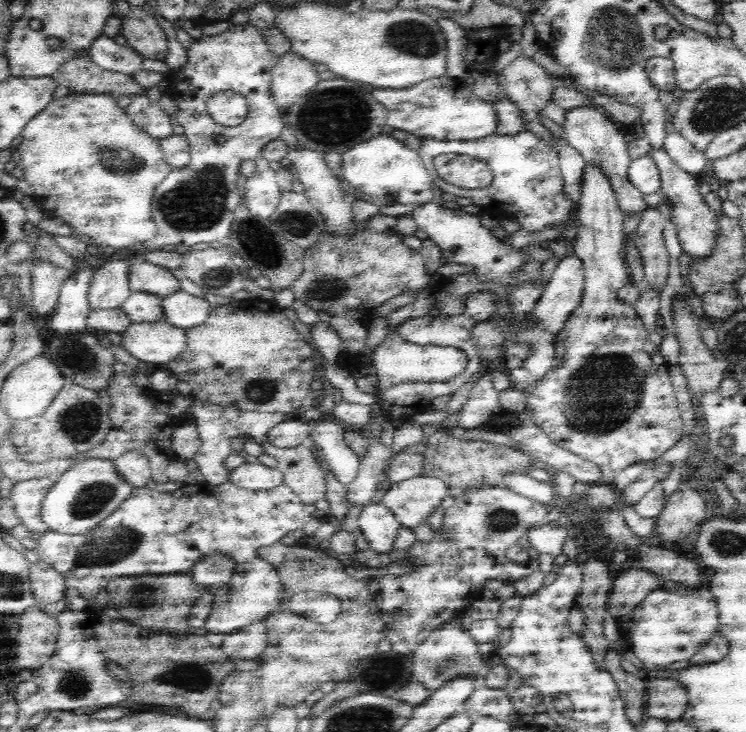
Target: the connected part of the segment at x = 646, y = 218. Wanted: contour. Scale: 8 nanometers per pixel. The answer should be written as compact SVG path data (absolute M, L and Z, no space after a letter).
M647 208L631 238L641 254L645 269L645 287L662 294L669 277L670 263L664 246L662 229L667 220L662 215L662 208Z

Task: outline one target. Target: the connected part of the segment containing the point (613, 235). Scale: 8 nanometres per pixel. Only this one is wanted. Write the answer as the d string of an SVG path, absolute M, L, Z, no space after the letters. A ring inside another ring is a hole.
M586 166L584 171L583 183L581 186L581 195L577 208L577 235L571 240L571 253L577 256L583 264L585 274L585 290L581 301L581 306L576 308L576 311L566 321L562 331L557 334L555 339L555 359L552 369L548 370L546 374L533 385L521 388L524 393L524 400L526 400L526 409L528 415L534 426L537 426L550 440L560 448L579 456L582 460L592 463L600 473L600 485L612 484L615 476L624 468L636 464L636 462L644 462L644 460L656 460L659 456L666 454L678 440L682 434L682 420L676 407L676 397L672 389L672 380L668 373L669 364L662 358L659 348L646 335L642 321L636 315L634 306L622 303L619 298L620 290L629 285L629 273L627 264L624 262L624 239L627 238L626 233L622 230L622 221L625 214L619 208L615 192L612 190L611 184L608 182L607 176L595 166Z

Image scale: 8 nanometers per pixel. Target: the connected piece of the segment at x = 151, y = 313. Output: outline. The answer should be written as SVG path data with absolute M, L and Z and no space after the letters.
M133 293L122 306L123 312L133 323L163 321L163 300L152 293Z

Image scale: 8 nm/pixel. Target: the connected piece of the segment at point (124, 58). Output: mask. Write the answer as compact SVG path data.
M104 34L98 35L96 40L91 42L88 55L92 57L100 68L120 72L124 75L136 75L144 69L144 58L128 44L120 45Z

